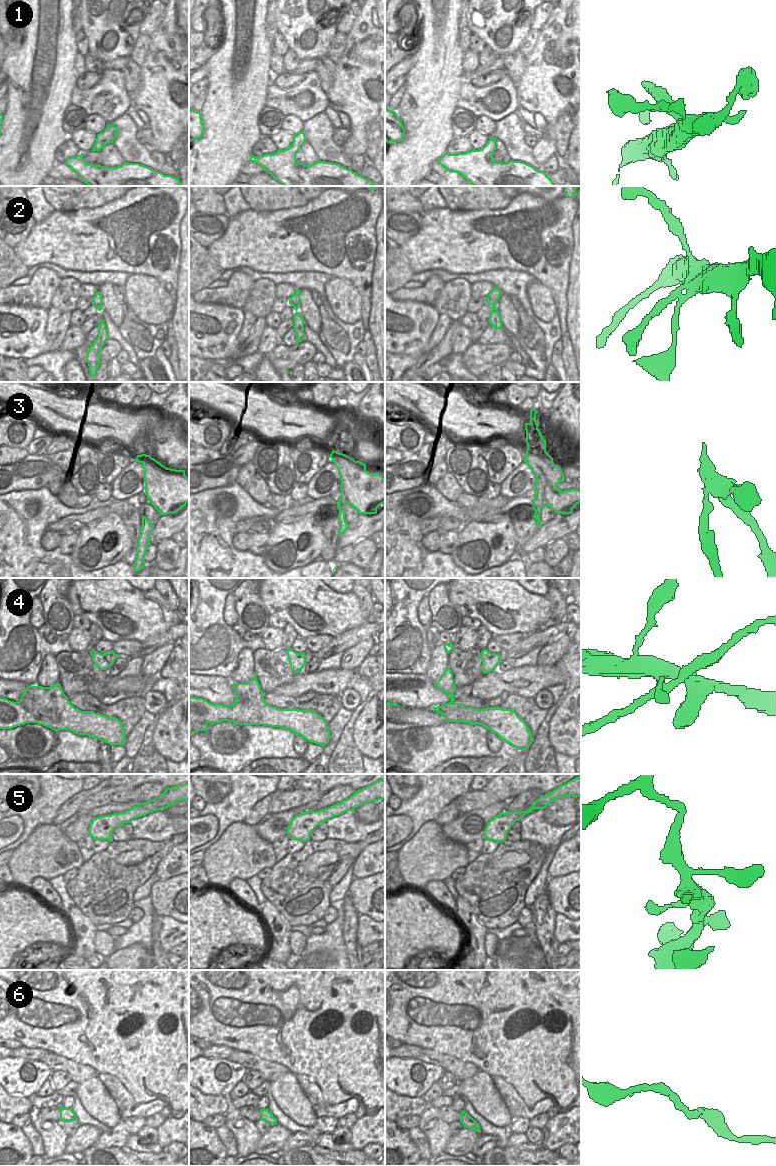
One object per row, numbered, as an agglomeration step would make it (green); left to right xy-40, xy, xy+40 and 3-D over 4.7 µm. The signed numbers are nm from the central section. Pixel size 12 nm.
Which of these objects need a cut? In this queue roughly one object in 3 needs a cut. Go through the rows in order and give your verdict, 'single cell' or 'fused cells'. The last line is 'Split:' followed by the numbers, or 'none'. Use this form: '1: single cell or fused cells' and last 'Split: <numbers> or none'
1: single cell
2: single cell
3: fused cells
4: fused cells
5: single cell
6: single cell
Split: 3, 4

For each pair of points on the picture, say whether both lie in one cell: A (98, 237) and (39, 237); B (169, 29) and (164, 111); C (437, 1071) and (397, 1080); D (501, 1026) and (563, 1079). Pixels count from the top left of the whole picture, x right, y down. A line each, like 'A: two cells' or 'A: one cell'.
A: one cell
B: one cell
C: one cell
D: one cell

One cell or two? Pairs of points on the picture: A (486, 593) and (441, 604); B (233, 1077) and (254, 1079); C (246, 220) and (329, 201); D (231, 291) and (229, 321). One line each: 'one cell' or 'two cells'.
A: two cells
B: two cells
C: one cell
D: two cells

